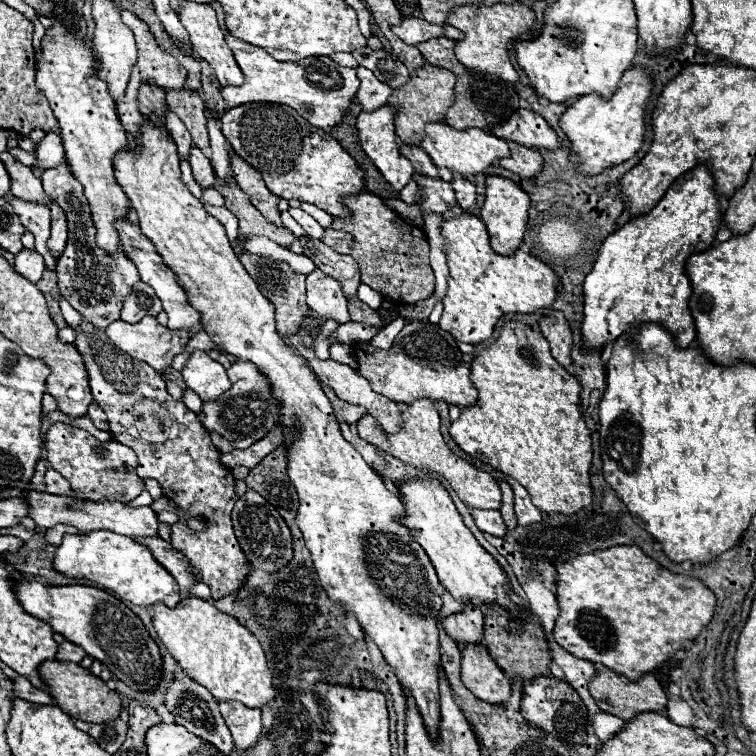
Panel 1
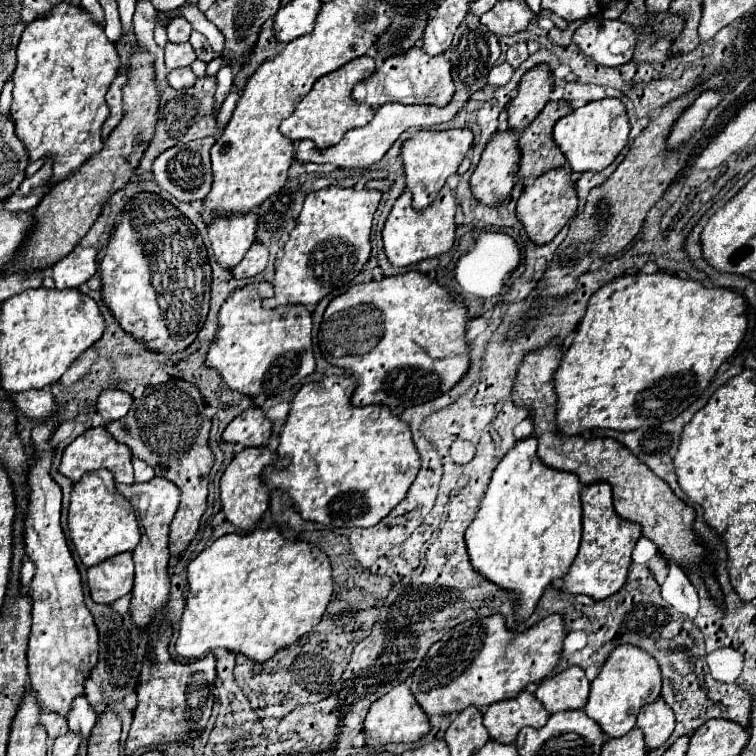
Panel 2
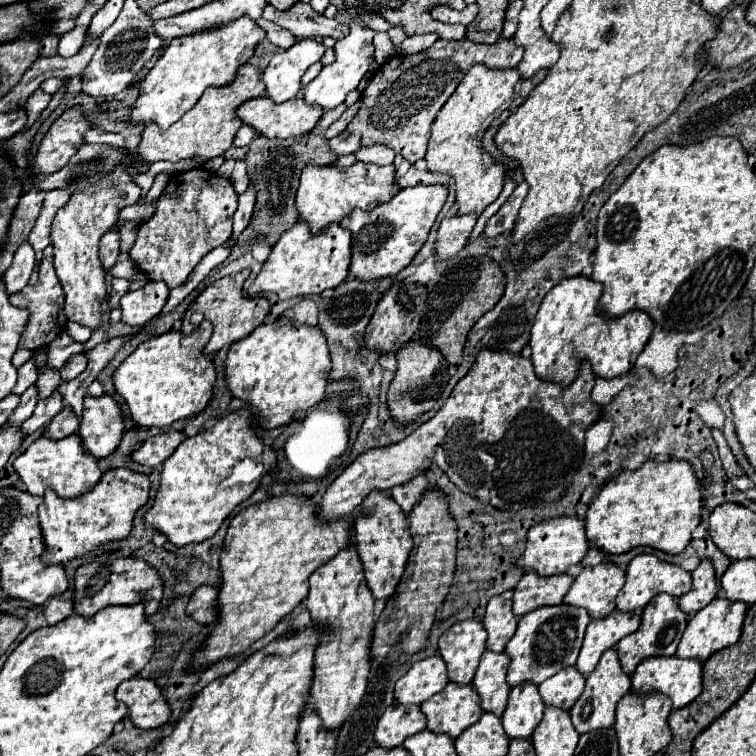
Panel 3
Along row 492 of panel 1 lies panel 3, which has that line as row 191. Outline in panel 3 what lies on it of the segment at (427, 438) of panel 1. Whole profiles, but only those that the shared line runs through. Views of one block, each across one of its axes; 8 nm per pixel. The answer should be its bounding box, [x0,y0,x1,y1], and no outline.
[426,64,520,214]

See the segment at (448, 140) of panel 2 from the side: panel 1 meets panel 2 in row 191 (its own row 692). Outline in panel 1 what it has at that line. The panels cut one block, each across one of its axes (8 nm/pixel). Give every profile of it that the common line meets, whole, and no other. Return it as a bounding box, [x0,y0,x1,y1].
[114,122,446,740]

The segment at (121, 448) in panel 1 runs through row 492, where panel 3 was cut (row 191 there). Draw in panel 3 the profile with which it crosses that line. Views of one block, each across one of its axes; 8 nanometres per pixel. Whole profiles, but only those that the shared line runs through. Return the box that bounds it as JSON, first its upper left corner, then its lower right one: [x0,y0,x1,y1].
[52,166,140,330]

